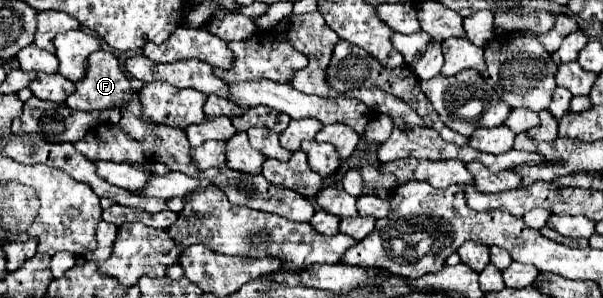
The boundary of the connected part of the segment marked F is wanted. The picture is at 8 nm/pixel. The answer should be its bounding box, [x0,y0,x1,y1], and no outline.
[65,49,131,111]

